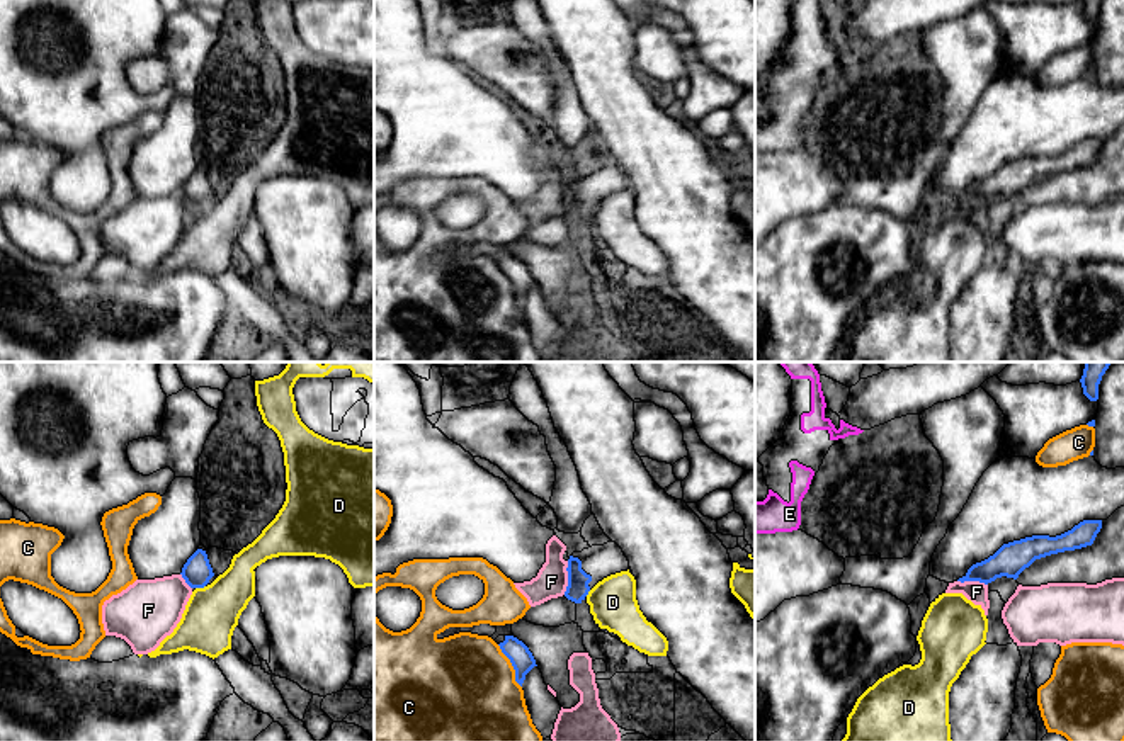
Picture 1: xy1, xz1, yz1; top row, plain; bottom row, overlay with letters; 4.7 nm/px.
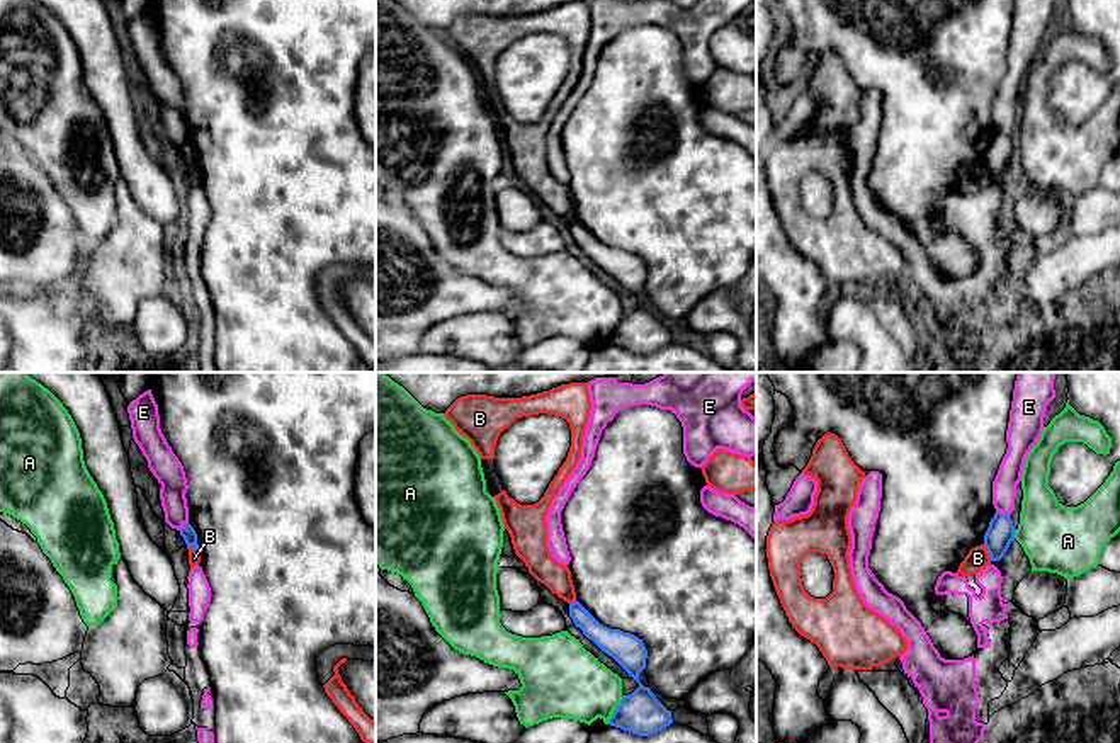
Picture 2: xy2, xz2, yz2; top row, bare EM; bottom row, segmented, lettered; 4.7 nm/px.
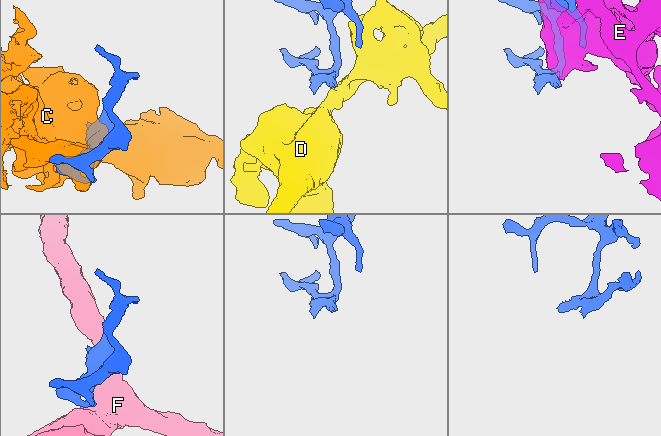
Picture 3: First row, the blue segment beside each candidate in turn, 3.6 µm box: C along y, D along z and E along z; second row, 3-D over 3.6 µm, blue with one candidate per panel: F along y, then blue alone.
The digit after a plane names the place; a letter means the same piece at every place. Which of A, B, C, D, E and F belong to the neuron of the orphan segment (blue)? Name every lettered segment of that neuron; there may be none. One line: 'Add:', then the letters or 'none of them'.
Add: none of them

